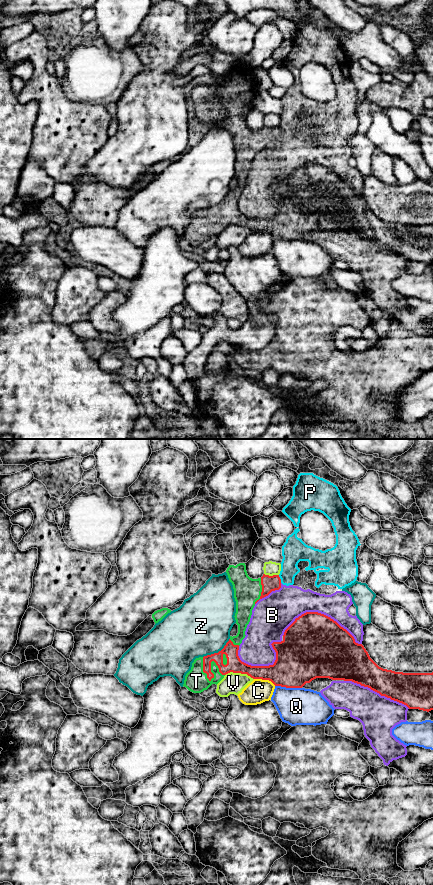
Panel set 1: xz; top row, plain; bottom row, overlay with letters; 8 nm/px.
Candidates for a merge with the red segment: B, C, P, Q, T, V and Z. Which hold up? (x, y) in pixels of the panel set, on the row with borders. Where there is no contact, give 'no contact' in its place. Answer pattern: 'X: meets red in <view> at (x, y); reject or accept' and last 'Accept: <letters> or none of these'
B: meets red in xz at (320, 613); reject
C: meets red in xz at (265, 679); reject
P: meets red in xz at (280, 579); reject
Q: meets red in xz at (288, 687); reject
T: meets red in xz at (212, 673); accept
V: meets red in xz at (239, 672); reject
Z: meets red in xz at (218, 652); reject
Accept: T

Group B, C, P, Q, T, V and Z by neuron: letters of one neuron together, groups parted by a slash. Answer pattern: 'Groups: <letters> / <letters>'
Groups: B P / C / Q / T / V / Z

